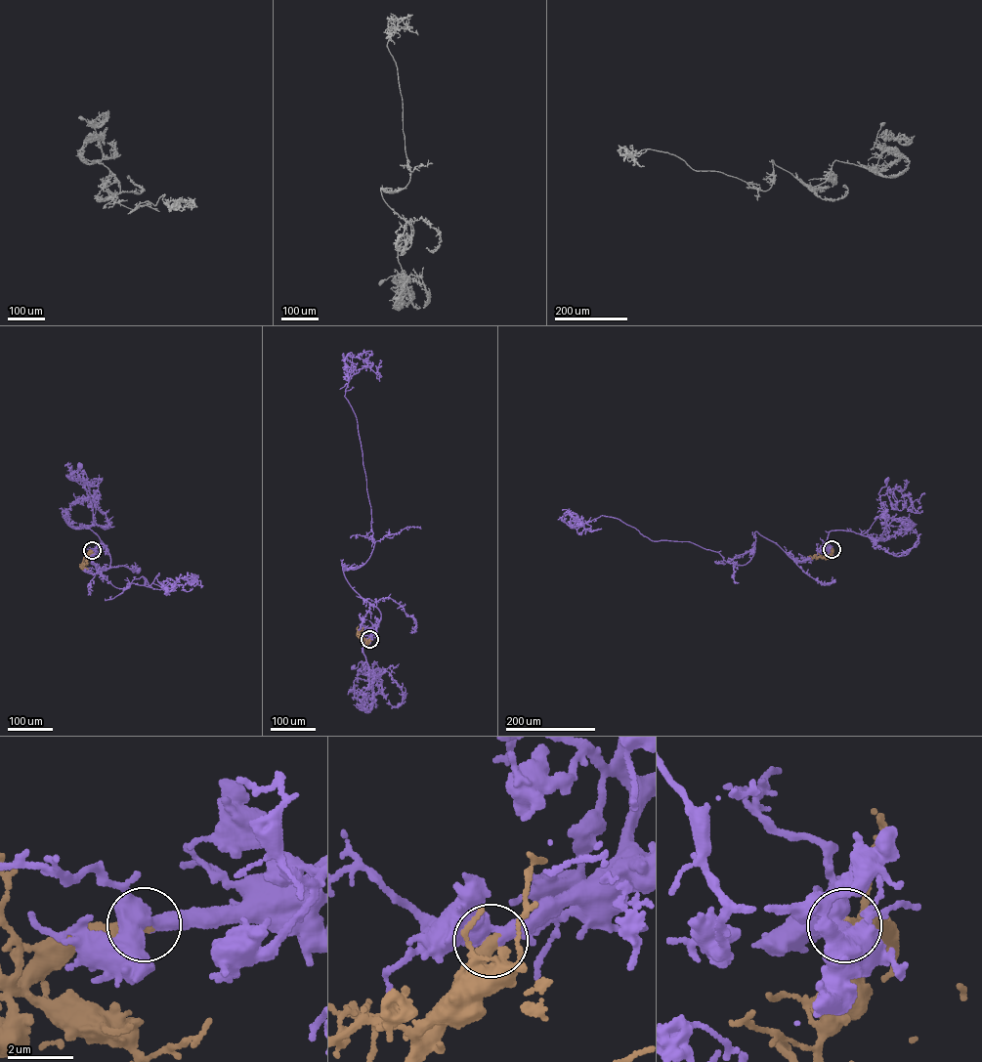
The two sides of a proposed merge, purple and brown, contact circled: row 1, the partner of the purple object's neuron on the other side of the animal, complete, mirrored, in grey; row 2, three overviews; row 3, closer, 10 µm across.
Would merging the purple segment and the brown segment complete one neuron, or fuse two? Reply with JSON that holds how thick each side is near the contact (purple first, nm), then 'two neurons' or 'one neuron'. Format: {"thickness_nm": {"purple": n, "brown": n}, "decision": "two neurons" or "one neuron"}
{"thickness_nm": {"purple": 360, "brown": 480}, "decision": "one neuron"}

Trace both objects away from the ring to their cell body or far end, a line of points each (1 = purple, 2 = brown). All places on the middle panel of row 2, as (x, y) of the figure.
1: (369, 639), (371, 627), (364, 629), (362, 652), (369, 668), (380, 676), (369, 675), (361, 661), (353, 667)
2: (369, 639), (364, 645), (362, 642), (358, 632), (363, 627)

